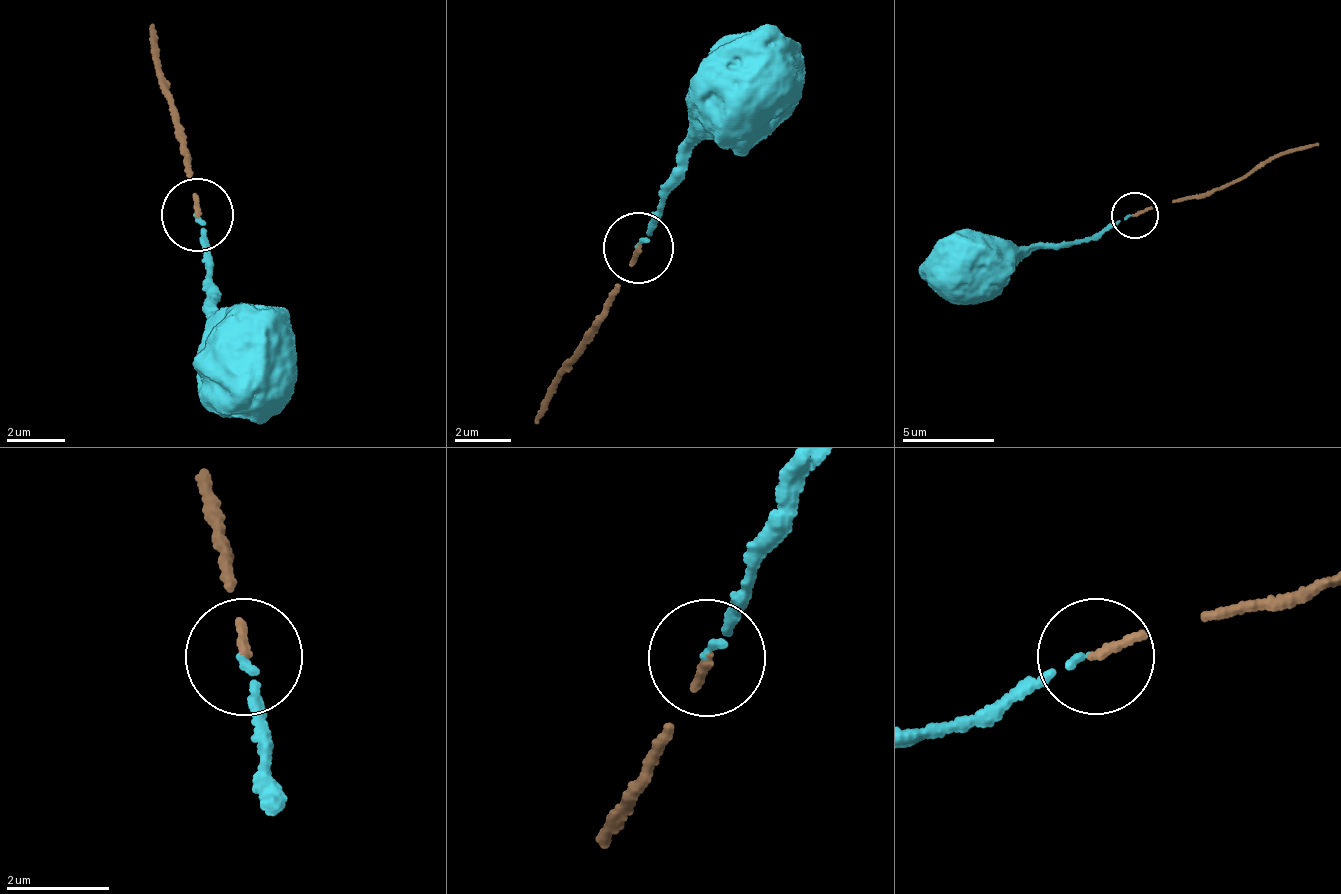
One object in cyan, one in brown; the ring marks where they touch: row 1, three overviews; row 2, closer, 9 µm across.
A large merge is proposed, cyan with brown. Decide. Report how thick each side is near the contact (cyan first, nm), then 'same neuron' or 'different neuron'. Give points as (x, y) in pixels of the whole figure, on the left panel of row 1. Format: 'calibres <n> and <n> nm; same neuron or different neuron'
calibres 100 and 150 nm; same neuron

